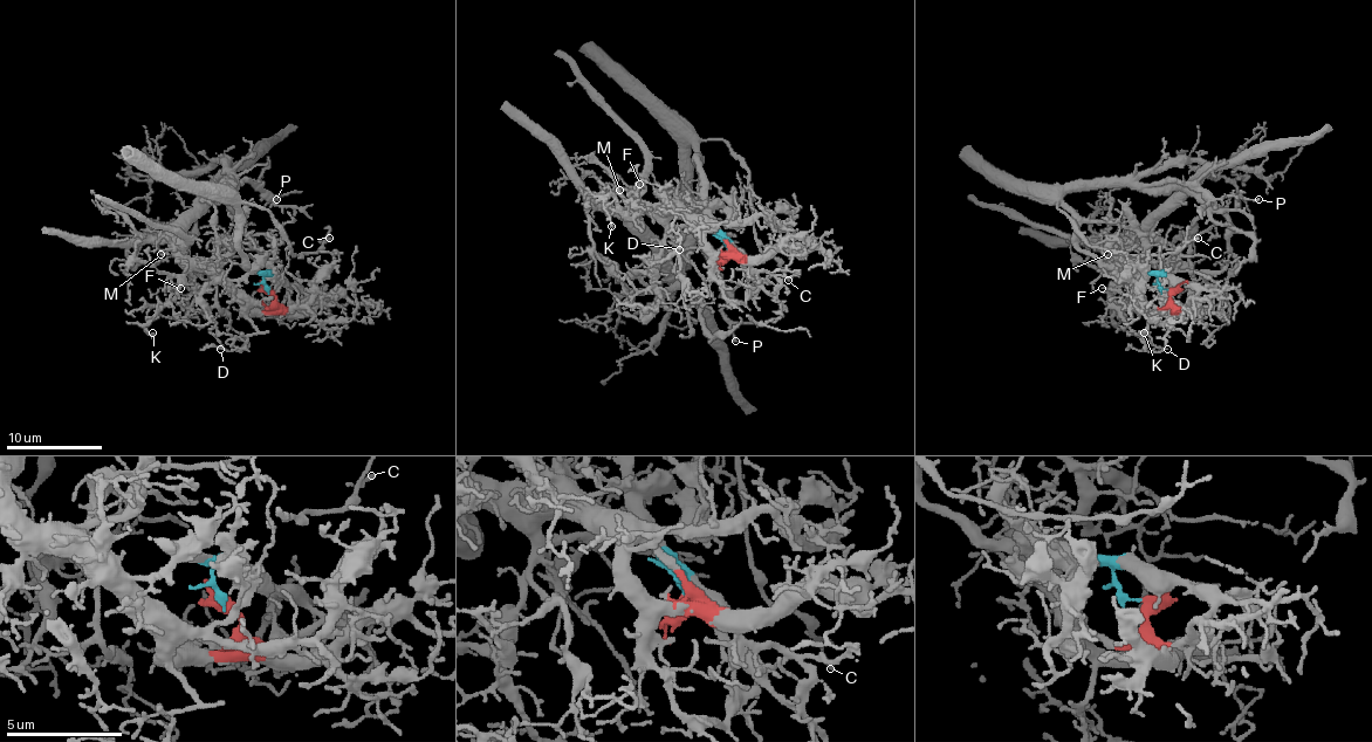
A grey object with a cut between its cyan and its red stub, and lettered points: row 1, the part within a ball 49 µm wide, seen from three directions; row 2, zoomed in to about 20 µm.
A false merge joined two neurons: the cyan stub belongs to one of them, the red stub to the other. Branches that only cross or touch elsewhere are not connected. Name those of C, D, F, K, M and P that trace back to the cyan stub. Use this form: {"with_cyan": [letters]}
{"with_cyan": ["C", "P"]}

